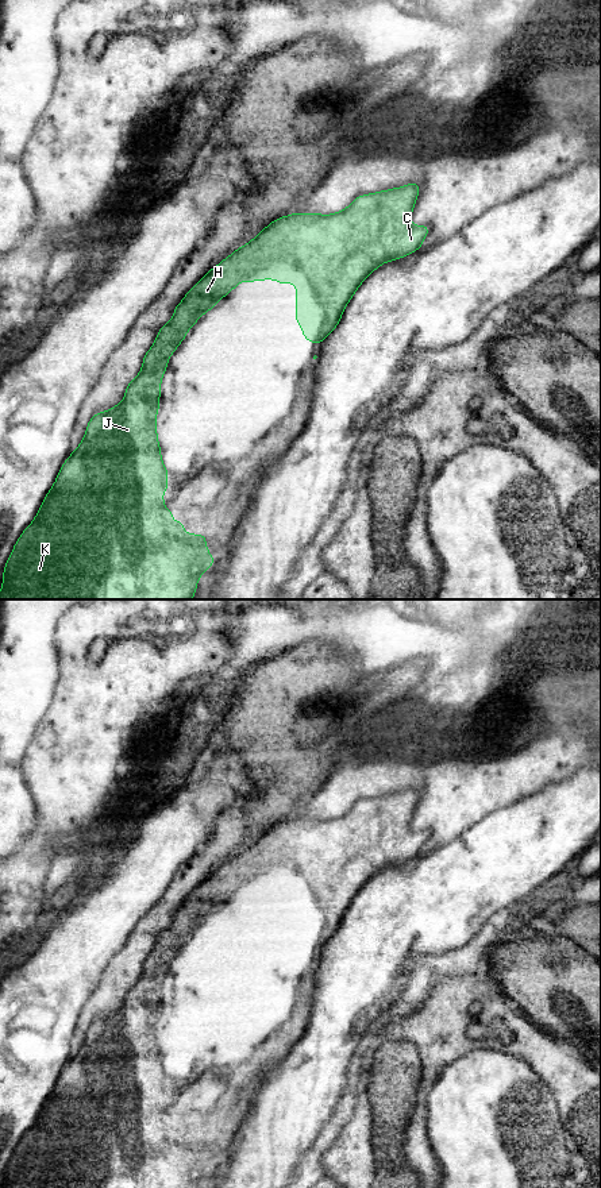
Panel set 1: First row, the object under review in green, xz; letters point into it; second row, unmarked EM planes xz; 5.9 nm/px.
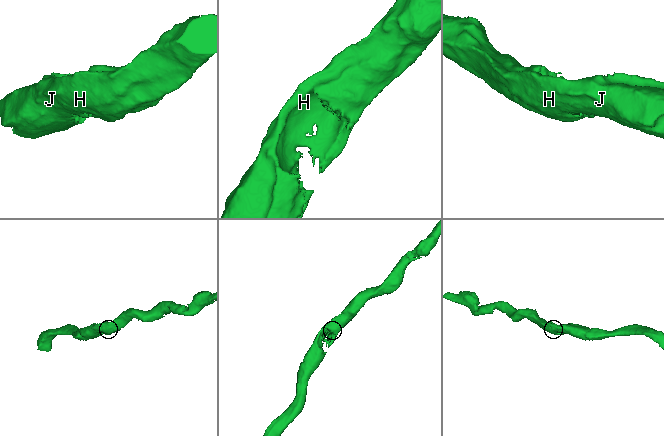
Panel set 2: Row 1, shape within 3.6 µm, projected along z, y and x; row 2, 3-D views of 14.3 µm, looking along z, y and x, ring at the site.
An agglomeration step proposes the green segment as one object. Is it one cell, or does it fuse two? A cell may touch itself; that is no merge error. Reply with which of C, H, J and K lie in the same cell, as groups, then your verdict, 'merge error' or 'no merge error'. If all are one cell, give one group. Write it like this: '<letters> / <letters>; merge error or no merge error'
C H J K; no merge error

